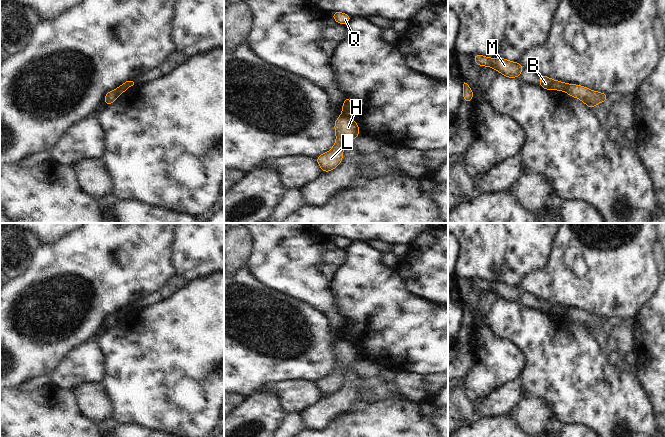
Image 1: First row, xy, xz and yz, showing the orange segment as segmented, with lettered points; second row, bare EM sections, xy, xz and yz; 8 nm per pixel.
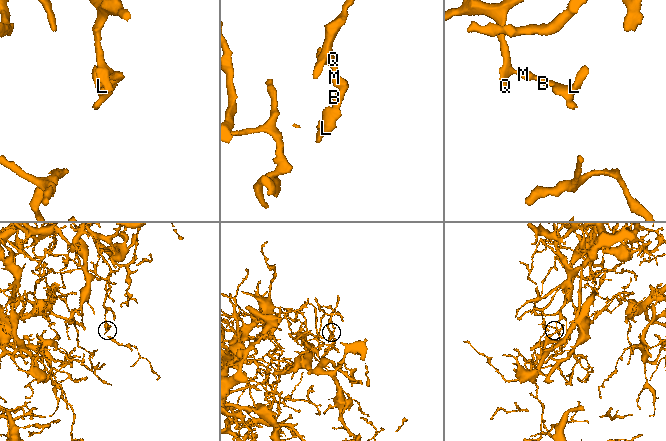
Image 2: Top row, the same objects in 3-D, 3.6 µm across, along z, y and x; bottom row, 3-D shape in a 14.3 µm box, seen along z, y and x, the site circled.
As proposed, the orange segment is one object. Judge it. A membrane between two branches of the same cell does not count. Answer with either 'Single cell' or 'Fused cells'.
Fused cells

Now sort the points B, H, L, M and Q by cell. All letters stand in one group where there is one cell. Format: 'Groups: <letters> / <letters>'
Groups: B M Q / H L

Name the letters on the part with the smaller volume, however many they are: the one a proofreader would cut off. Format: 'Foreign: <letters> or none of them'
Foreign: H, L

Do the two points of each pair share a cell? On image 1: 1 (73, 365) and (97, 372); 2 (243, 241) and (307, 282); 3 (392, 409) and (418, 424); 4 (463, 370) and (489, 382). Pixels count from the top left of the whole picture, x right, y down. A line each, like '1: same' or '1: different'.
1: same
2: different
3: same
4: different

